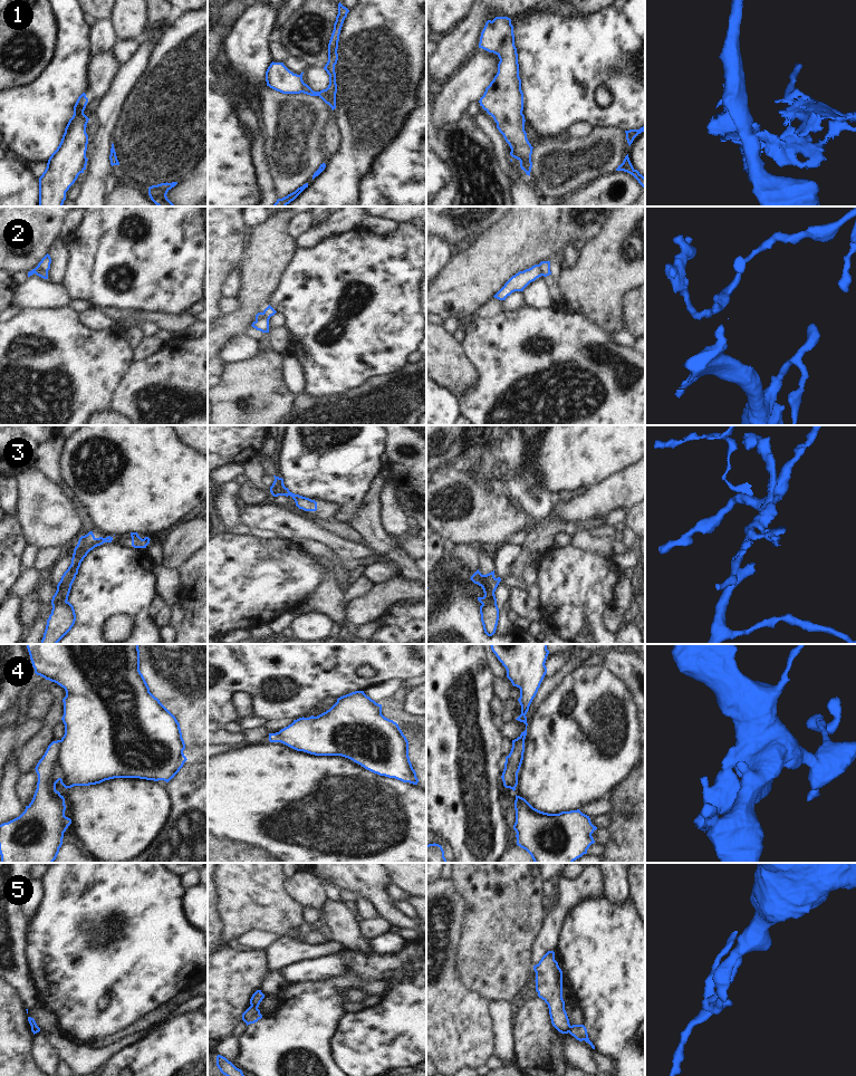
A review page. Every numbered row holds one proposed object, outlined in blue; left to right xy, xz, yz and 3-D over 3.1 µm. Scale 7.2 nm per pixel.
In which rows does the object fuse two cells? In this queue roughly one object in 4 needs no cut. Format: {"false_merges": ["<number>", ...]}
{"false_merges": ["1", "2", "3", "4", "5"]}

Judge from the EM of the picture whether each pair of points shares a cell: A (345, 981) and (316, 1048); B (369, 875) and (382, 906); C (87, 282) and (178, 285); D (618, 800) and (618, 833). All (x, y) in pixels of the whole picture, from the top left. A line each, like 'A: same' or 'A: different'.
A: same
B: same
C: same
D: same

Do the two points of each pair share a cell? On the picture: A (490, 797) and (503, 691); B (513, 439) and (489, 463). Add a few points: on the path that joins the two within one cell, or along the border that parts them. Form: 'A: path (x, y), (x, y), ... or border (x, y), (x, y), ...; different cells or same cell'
A: border (494, 675), (493, 695); different cells
B: path (508, 444), (494, 458); same cell

